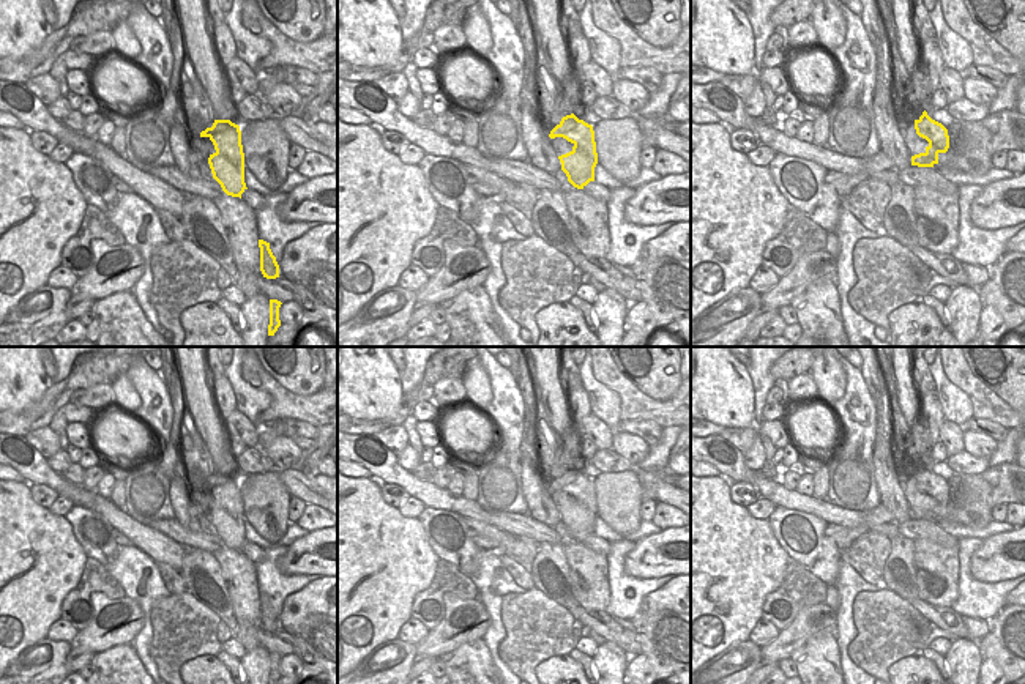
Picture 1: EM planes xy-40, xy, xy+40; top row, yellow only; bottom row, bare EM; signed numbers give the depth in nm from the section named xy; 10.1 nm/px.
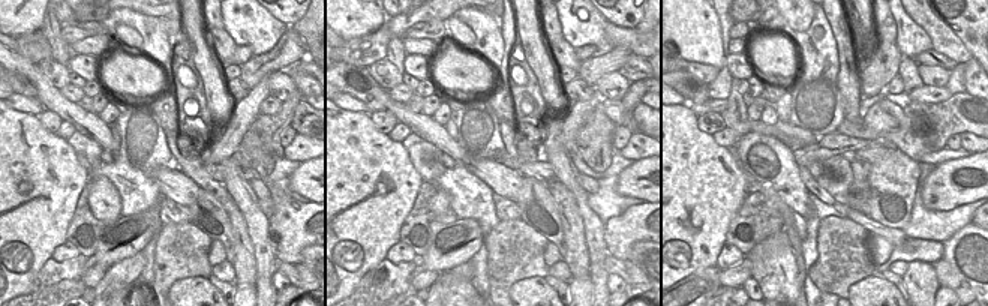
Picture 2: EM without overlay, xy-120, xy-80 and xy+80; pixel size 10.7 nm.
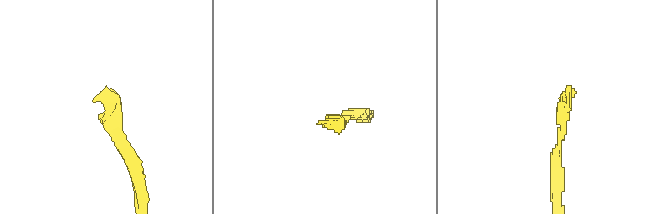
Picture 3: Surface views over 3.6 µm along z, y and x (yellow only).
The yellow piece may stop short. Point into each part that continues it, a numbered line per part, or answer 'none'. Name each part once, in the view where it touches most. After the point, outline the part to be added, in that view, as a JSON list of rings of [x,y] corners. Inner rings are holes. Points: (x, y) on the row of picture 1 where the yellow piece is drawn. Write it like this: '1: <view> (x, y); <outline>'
1: xy+40 (915, 144); [[[919,117],[915,118],[907,128],[902,128],[904,129],[904,142],[910,153],[910,159],[915,154],[926,153],[926,148],[929,147],[929,142],[916,134],[916,129],[915,129],[916,120],[919,120]]]

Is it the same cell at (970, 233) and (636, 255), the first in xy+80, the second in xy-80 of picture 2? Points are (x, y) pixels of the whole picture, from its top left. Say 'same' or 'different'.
same

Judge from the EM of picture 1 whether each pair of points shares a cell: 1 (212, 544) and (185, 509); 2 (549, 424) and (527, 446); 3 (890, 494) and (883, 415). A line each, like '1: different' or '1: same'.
1: different
2: different
3: same

